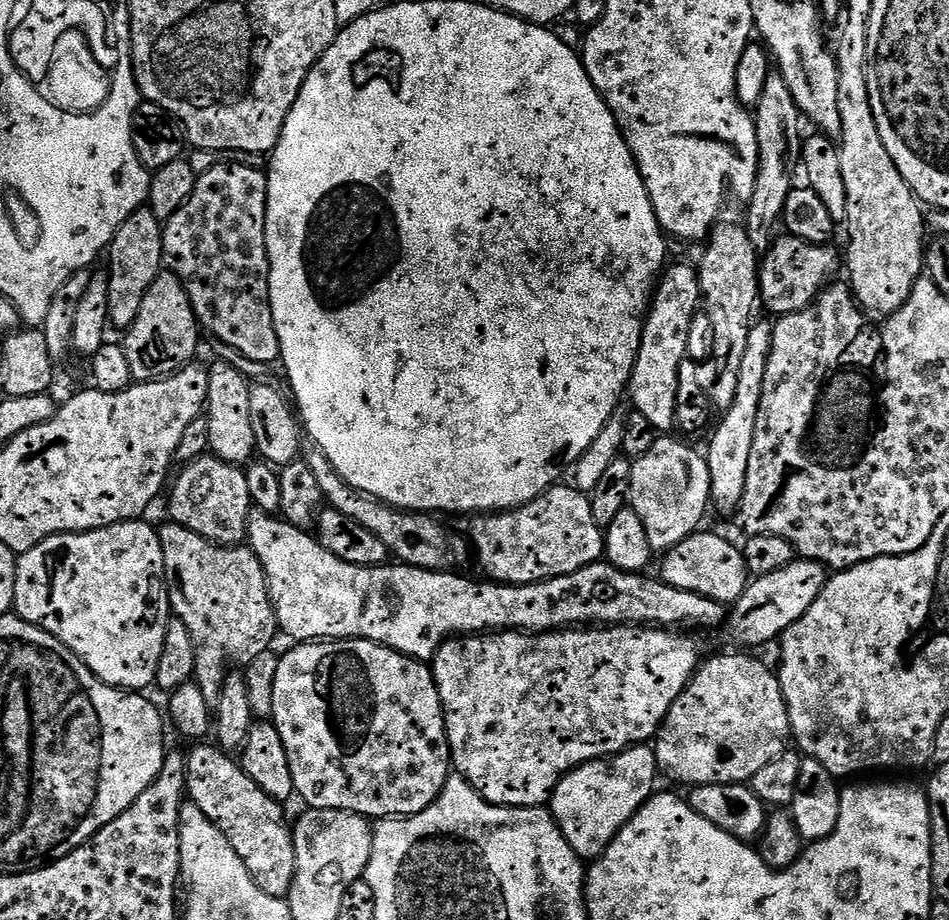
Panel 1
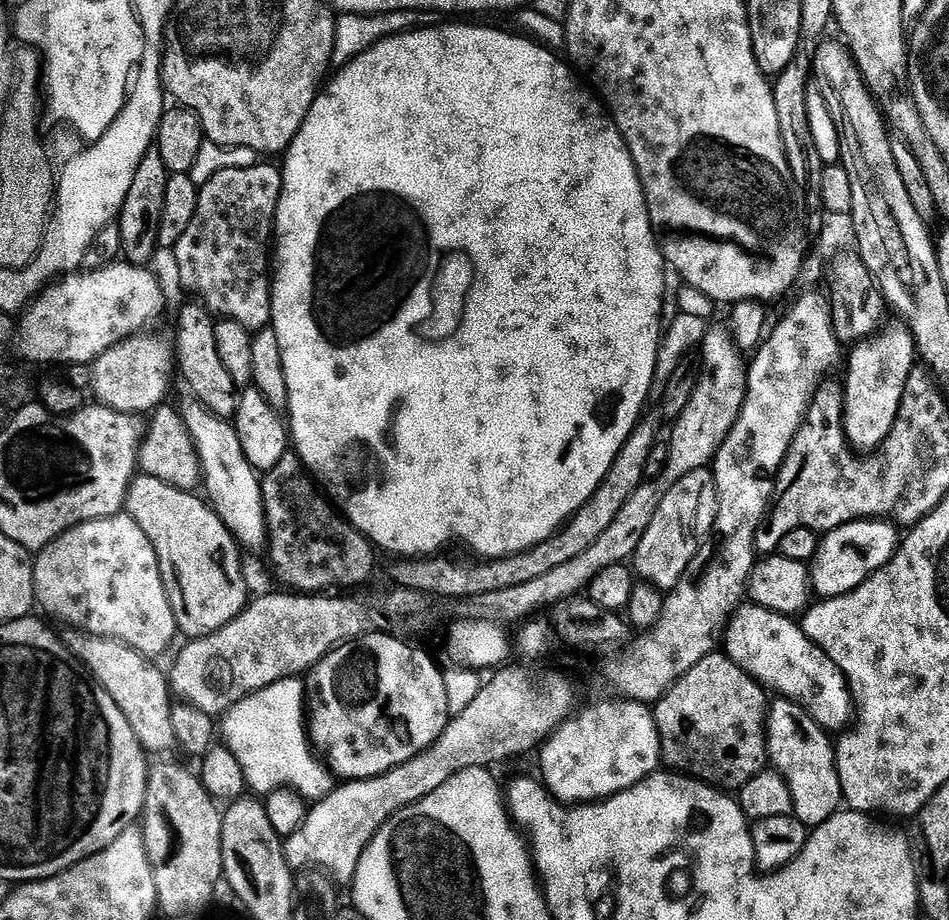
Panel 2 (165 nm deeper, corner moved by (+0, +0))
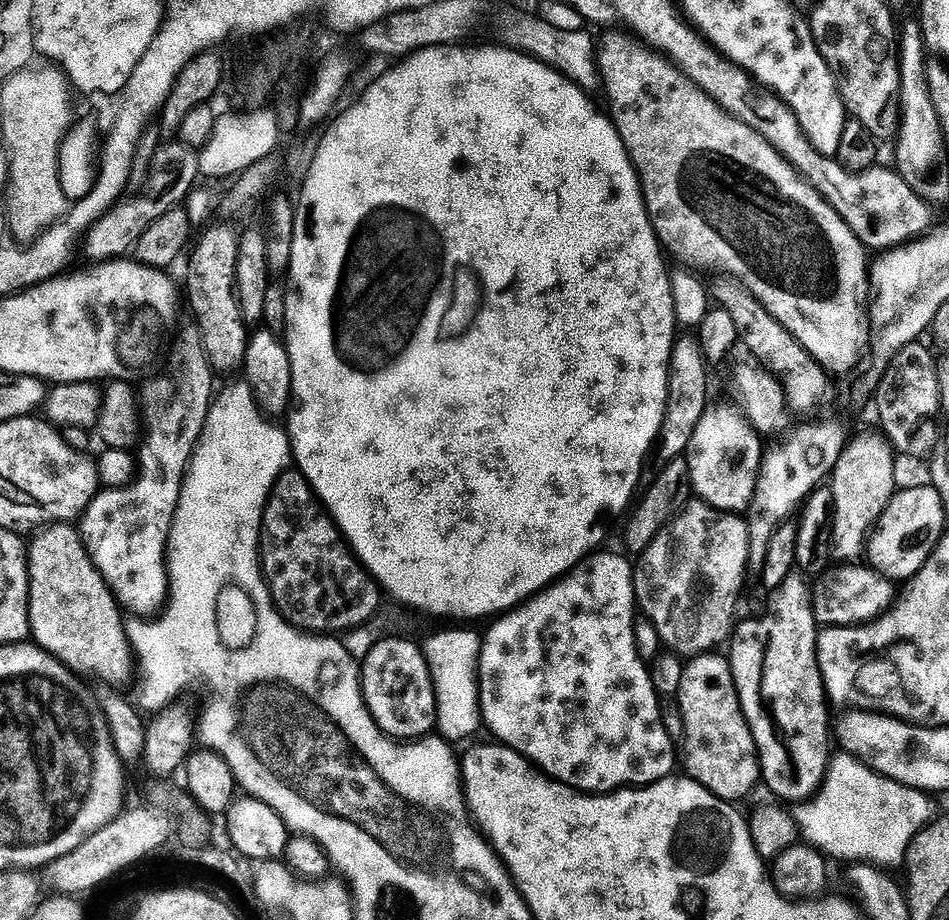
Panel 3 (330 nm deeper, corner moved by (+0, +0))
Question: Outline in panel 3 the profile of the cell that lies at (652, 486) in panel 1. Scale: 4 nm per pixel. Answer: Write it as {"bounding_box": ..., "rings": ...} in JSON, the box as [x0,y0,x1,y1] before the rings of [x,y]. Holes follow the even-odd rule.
{"bounding_box":[634,498,748,658],"rings":[[[696,498],[693,501],[673,515],[667,526],[650,542],[648,549],[639,557],[640,564],[638,560],[634,568],[639,611],[648,615],[661,642],[669,644],[667,647],[673,653],[684,658],[711,653],[708,644],[712,644],[712,640],[724,644],[729,639],[724,634],[724,624],[728,624],[728,615],[734,611],[732,599],[739,594],[748,567],[747,523],[739,515],[720,511],[704,500]]]}

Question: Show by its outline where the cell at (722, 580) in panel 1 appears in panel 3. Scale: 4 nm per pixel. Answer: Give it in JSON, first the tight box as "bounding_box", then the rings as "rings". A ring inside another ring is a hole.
{"bounding_box":[810,566,893,628],"rings":[[[832,566],[819,577],[811,589],[810,599],[813,616],[817,625],[829,628],[851,628],[867,624],[881,615],[893,603],[893,581],[873,572],[869,567]],[[840,567],[840,568],[836,568]]]}

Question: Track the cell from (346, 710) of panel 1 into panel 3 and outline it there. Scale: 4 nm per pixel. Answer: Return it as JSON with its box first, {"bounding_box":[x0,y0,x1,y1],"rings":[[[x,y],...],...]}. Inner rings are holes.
{"bounding_box":[360,640,436,742],"rings":[[[380,640],[362,657],[360,693],[377,727],[397,742],[415,742],[436,725],[436,696],[425,649],[412,640]]]}

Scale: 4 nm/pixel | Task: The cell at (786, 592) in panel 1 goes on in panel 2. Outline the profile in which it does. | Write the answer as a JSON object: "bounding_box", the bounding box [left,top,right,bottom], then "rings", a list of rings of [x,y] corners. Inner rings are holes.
{"bounding_box":[810,519,902,598],"rings":[[[883,519],[855,520],[849,524],[838,526],[832,532],[823,533],[818,550],[810,562],[810,575],[815,595],[820,598],[831,598],[850,594],[866,578],[870,578],[882,566],[892,560],[892,555],[902,543],[901,533],[897,525]]]}

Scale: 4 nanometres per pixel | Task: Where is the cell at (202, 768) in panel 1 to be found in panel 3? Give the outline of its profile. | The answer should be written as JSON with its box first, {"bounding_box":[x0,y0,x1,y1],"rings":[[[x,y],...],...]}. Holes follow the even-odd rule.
{"bounding_box":[27,522,134,686],"rings":[[[65,522],[45,527],[37,536],[27,549],[31,639],[77,674],[97,676],[104,686],[126,683],[132,668],[134,672],[130,632],[120,617],[121,605],[92,565],[79,531]]]}

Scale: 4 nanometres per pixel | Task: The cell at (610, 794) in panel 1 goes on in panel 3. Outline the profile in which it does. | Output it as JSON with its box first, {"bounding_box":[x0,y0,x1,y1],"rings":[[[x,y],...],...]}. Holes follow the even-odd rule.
{"bounding_box":[479,551,678,794],"rings":[[[619,551],[609,556],[600,556],[600,560],[588,560],[576,576],[568,572],[554,584],[548,585],[542,592],[537,592],[531,600],[524,601],[519,608],[513,608],[511,612],[503,613],[495,621],[496,625],[484,632],[479,661],[479,694],[480,715],[482,724],[493,732],[495,739],[505,748],[513,748],[519,756],[525,756],[531,760],[537,768],[546,776],[559,780],[562,784],[568,784],[576,791],[585,794],[607,794],[621,788],[633,786],[647,786],[666,779],[673,775],[678,764],[678,748],[672,745],[672,736],[664,725],[664,716],[660,713],[661,697],[652,684],[652,674],[649,665],[640,661],[640,652],[636,649],[636,582],[634,579],[633,561],[628,561],[627,555]]]}

